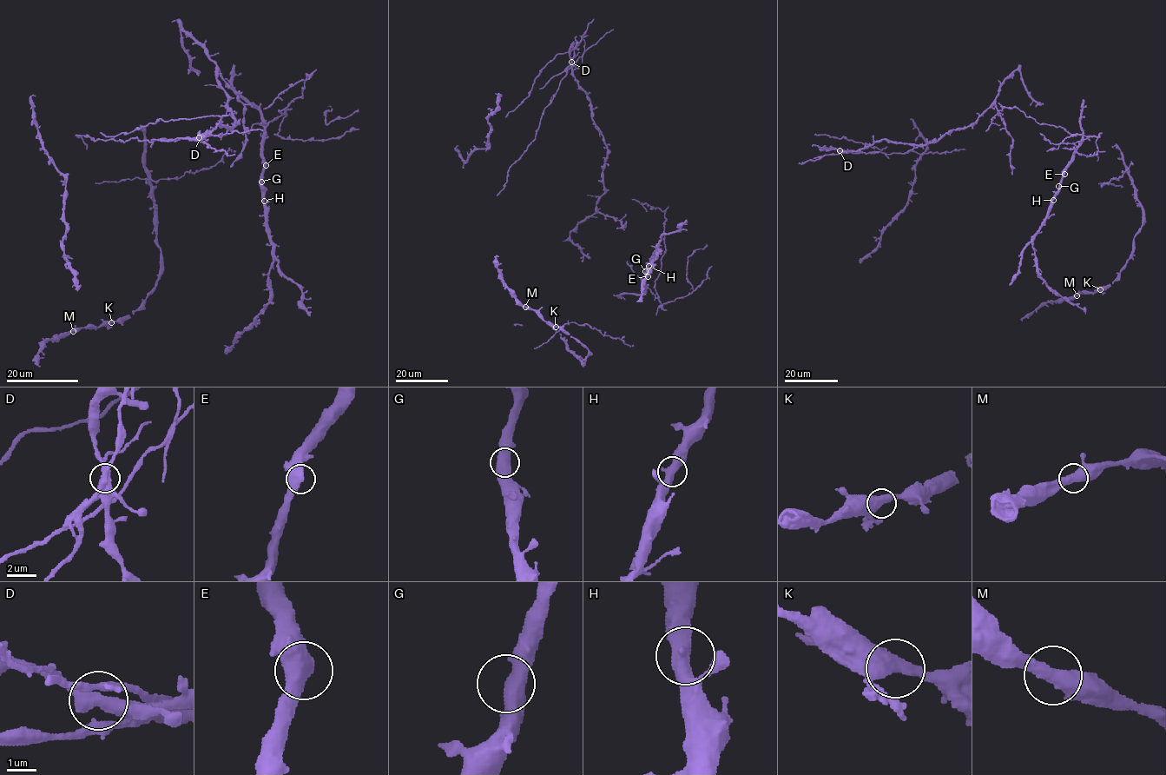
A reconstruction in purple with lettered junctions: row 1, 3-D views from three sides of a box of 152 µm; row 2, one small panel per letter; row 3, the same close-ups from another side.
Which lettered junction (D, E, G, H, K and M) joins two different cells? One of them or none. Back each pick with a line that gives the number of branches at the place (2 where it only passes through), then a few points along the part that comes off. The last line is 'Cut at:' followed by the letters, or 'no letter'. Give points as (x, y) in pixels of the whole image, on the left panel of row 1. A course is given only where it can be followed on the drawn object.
D: 2 | (200, 137), (158, 139), (149, 142), (133, 137), (125, 142), (96, 141), (75, 135)
Cut at: D

